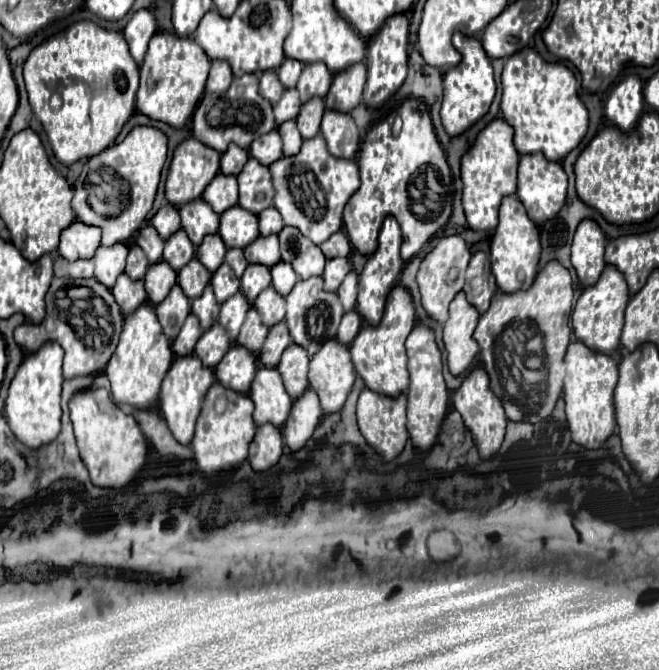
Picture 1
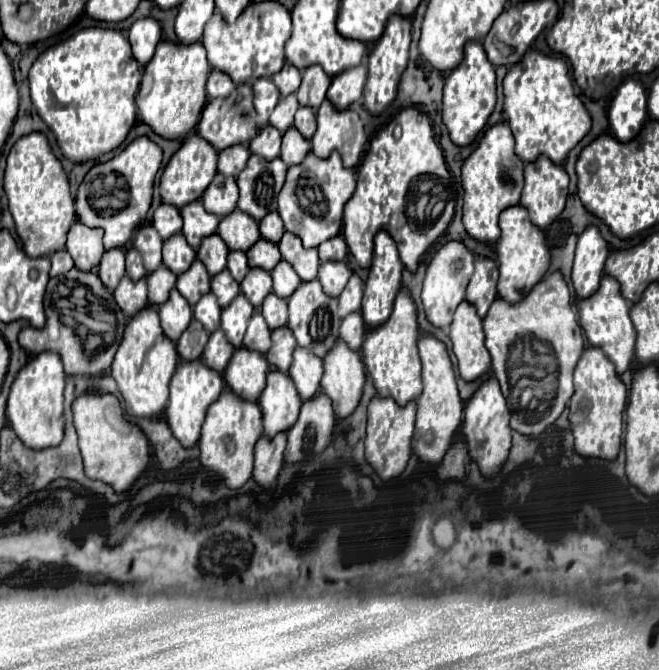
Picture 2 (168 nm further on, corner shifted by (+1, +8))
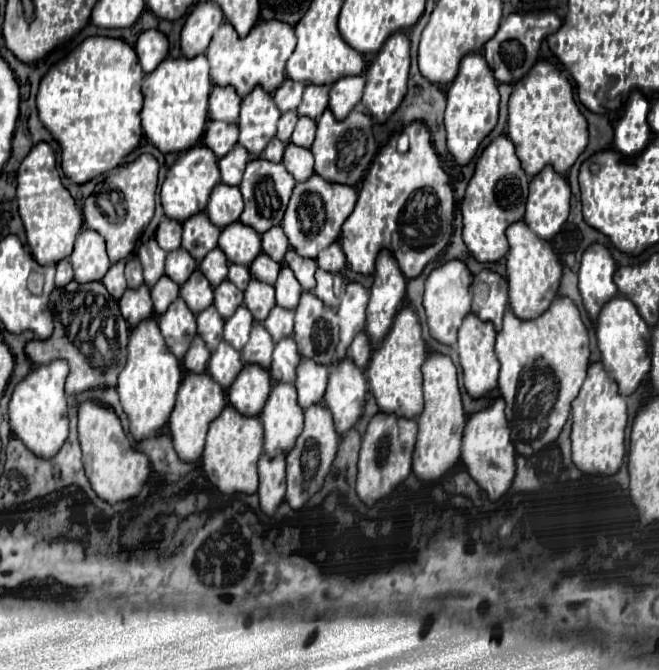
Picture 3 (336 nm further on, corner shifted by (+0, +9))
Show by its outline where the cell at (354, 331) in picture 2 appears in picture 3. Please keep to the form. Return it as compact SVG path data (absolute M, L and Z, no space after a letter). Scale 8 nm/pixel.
M359 331L355 337L353 337L353 343L349 345L349 357L359 365L359 367L365 367L369 363L369 357L371 357L371 341L367 337L365 331Z

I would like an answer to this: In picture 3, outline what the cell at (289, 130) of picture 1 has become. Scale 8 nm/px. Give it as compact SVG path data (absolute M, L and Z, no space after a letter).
M289 143L285 147L283 165L295 177L295 181L305 181L313 175L313 153L307 147L297 147L295 143Z

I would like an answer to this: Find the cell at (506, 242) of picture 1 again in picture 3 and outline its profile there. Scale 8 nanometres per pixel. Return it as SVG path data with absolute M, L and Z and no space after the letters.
M525 221L511 223L507 227L509 251L505 255L507 261L507 283L509 283L509 305L519 319L535 319L539 317L555 299L559 279L561 279L561 261L557 259L553 247L545 239L537 239L525 227Z

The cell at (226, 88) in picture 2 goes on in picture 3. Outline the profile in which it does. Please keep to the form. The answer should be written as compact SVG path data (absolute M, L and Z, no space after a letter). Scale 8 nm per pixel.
M213 85L213 91L209 95L209 117L225 123L237 123L239 103L241 97L237 95L237 91L233 91L233 87Z

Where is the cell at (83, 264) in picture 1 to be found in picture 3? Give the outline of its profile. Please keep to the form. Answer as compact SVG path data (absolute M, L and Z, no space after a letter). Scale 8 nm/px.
M67 259L59 261L55 267L57 267L57 275L55 275L55 285L57 287L61 287L61 285L65 285L73 279L73 269L71 269L71 263Z

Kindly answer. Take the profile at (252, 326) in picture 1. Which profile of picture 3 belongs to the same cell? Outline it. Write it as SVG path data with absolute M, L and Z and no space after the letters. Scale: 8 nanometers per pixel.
M253 323L249 343L241 351L243 363L247 363L247 365L255 363L255 365L261 365L261 367L269 369L273 347L275 347L275 343L273 343L271 335L265 331L263 323Z

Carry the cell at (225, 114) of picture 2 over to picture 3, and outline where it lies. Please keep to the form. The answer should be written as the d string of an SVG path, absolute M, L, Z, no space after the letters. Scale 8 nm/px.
M209 119L203 143L217 155L227 155L237 145L237 131L239 127L235 123L217 123L215 119Z

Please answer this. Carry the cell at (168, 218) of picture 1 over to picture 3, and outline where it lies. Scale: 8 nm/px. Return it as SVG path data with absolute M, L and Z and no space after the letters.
M163 219L157 227L155 233L157 243L165 249L165 251L175 251L181 247L181 223L175 219Z

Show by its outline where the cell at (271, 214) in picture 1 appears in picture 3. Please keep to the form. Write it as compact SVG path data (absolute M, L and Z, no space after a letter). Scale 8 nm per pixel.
M281 225L271 227L269 231L265 231L265 235L261 235L261 243L263 243L263 251L275 259L277 263L283 261L287 249L289 249L289 241L285 239L285 231Z

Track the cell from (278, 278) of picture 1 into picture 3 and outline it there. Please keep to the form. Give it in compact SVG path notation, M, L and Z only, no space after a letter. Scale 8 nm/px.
M281 267L277 283L273 285L275 293L277 293L277 305L285 307L285 309L295 309L299 303L299 295L303 293L301 285L297 283L293 271L289 267Z

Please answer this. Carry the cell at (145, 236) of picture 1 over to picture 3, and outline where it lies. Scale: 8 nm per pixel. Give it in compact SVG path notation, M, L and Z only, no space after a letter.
M151 237L147 243L143 243L137 249L137 257L143 265L143 275L145 275L145 285L153 287L157 283L157 279L165 273L165 257L167 251L159 247L159 243Z

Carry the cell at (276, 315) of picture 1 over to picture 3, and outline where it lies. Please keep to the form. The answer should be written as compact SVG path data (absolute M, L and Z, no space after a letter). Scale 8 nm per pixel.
M275 305L273 311L269 313L269 317L265 319L263 327L269 331L273 341L279 341L281 337L293 335L293 311Z

